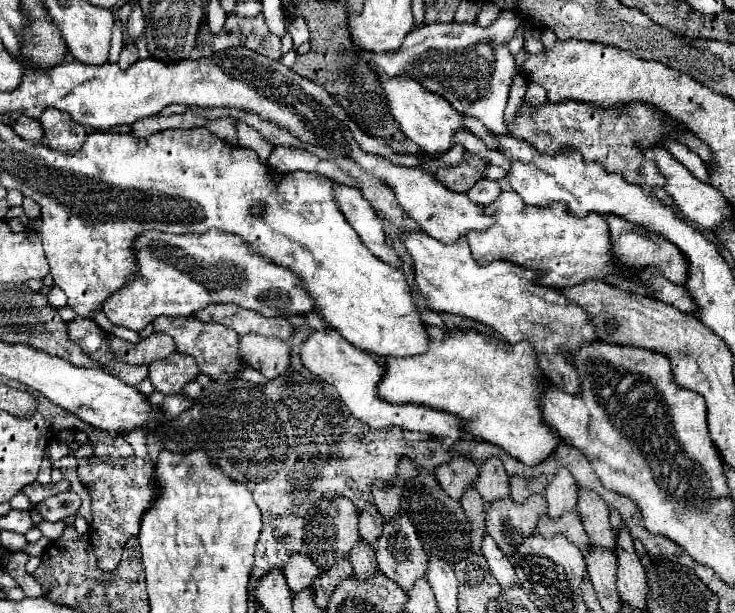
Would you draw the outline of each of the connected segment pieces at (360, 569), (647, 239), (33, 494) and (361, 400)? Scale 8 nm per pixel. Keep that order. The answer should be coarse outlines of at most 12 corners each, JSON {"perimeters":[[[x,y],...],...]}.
{"perimeters":[[[363,540],[349,556],[357,580],[379,570],[375,550]],[[607,216],[613,256],[623,268],[659,268],[685,284],[687,262],[675,244]],[[69,482],[59,484],[29,484],[23,492],[33,504],[45,498],[71,490]],[[337,330],[301,346],[307,370],[333,384],[375,430],[425,432],[453,450],[463,422],[423,404],[377,396],[387,362]]]}

